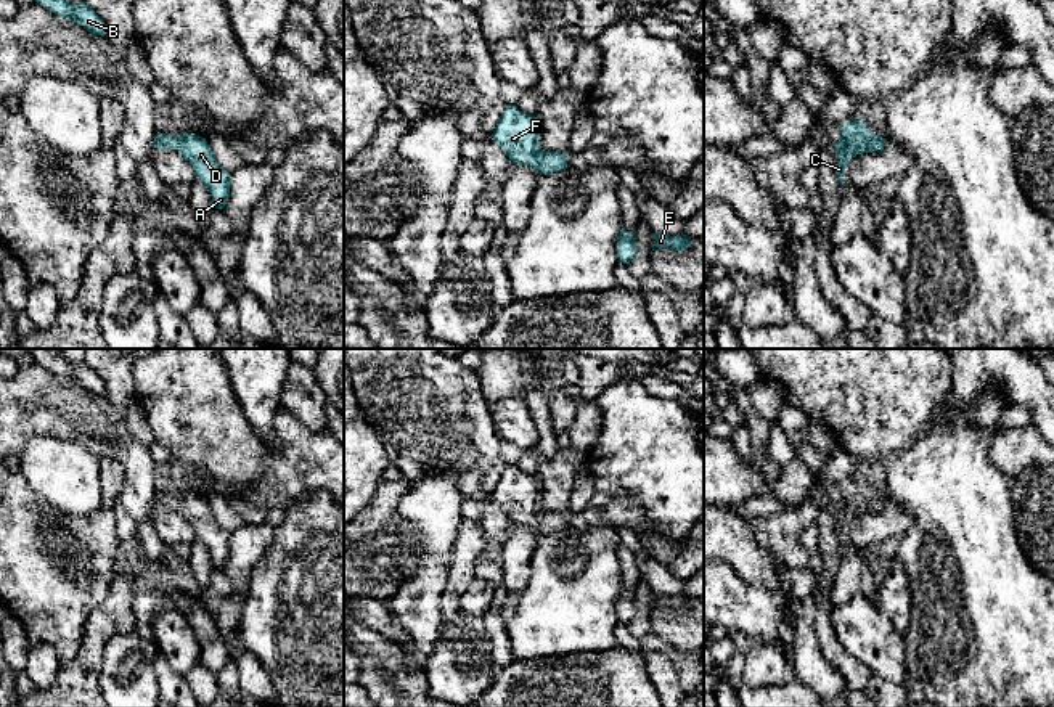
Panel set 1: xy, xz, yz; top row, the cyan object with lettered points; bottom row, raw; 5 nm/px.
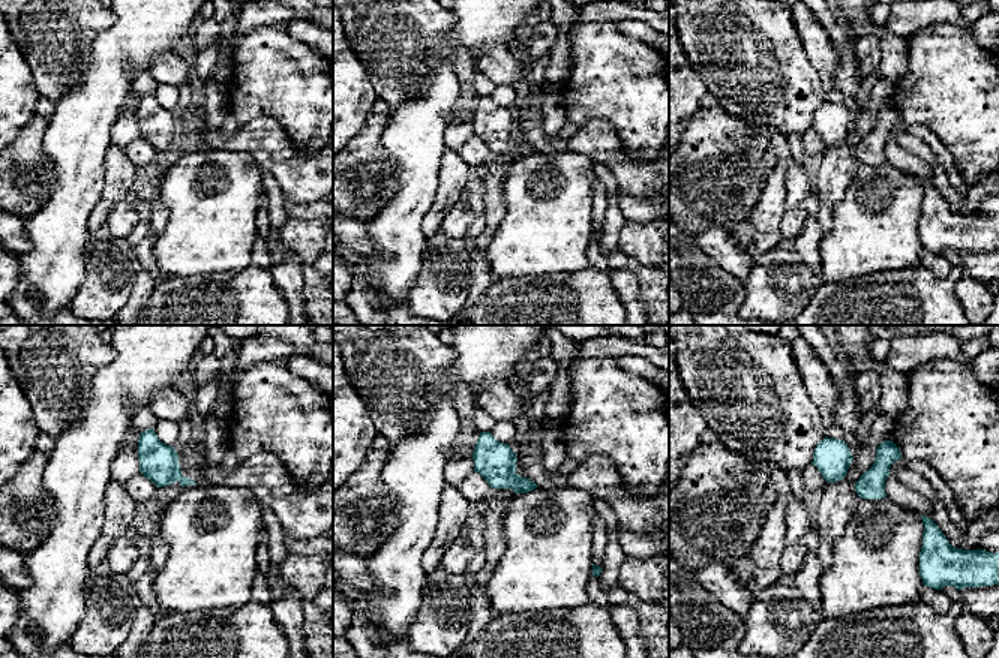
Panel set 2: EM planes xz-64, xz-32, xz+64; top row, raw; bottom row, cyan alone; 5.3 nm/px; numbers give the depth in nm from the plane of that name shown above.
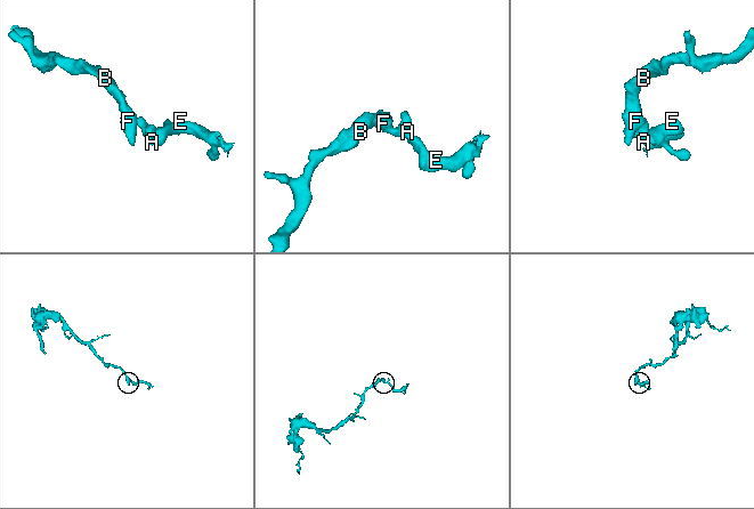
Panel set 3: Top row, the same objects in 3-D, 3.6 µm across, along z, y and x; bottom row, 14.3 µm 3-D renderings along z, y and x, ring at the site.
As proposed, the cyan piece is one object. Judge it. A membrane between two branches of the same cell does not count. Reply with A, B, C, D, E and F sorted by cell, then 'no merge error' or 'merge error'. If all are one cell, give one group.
A B C D E F | no merge error

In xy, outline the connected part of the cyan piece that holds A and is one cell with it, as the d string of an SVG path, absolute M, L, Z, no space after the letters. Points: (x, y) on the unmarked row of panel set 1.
M180 492L178 497L156 493L153 508L177 509L193 527L196 538L207 548L215 569L223 569L230 558L230 537L219 525L206 498Z

